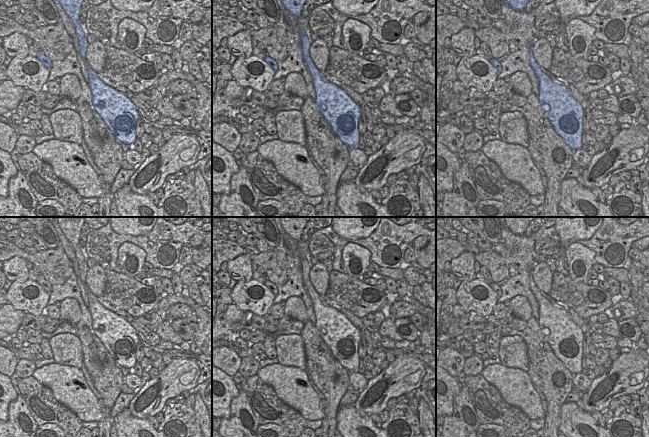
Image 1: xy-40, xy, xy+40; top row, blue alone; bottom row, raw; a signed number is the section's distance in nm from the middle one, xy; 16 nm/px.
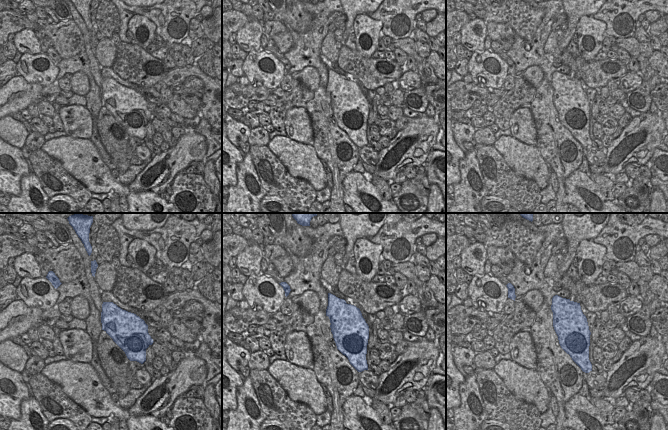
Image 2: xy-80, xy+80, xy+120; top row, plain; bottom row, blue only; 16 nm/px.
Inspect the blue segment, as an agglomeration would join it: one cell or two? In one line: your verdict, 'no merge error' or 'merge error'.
merge error

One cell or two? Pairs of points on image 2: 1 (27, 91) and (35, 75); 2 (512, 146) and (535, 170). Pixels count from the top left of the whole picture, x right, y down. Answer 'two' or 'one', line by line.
1: two
2: one

